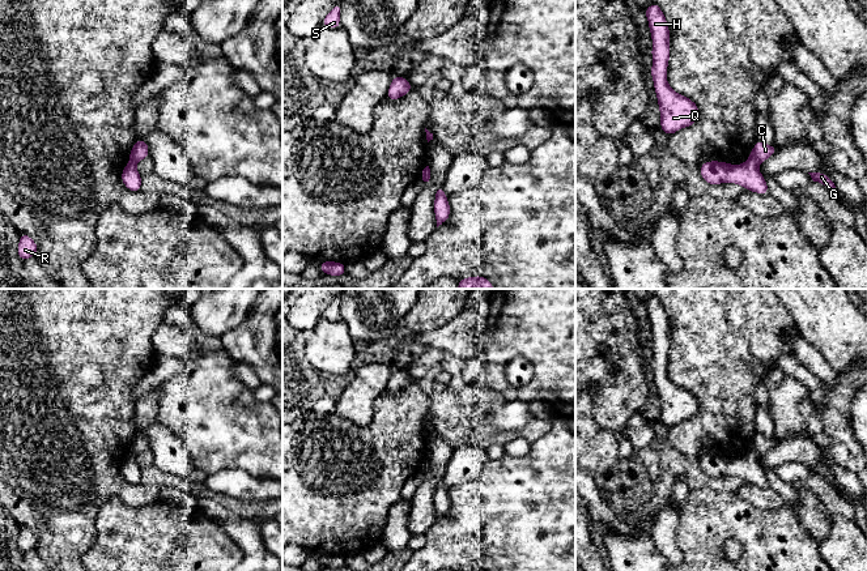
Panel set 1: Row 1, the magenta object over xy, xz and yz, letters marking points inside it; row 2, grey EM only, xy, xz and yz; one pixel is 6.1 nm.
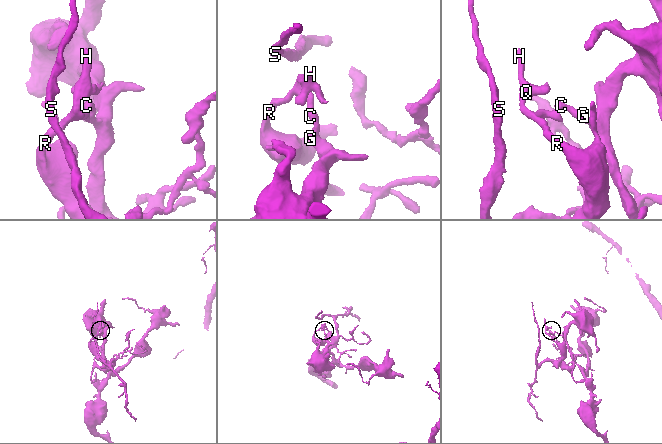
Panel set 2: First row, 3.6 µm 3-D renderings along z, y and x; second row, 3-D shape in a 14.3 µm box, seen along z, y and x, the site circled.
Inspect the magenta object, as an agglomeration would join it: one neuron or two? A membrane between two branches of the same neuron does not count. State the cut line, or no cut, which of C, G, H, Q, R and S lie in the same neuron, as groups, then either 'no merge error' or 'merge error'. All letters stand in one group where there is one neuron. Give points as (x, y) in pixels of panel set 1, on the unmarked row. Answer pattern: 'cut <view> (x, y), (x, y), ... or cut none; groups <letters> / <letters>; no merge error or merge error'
cut yz (749, 451), (757, 456); groups C G / H Q R S; merge error

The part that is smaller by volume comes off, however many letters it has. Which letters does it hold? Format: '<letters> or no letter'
H, Q, R, S

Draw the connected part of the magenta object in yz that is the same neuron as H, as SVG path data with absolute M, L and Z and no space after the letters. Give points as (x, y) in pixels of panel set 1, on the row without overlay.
M656 295L645 303L653 333L651 370L658 391L660 405L660 422L673 427L681 421L690 419L700 410L698 399L685 388L676 385L667 374L667 359L670 354L670 321L667 312Z

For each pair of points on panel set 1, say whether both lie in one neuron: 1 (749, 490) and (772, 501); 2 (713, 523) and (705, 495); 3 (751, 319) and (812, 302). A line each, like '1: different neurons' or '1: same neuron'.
1: same neuron
2: same neuron
3: different neurons

